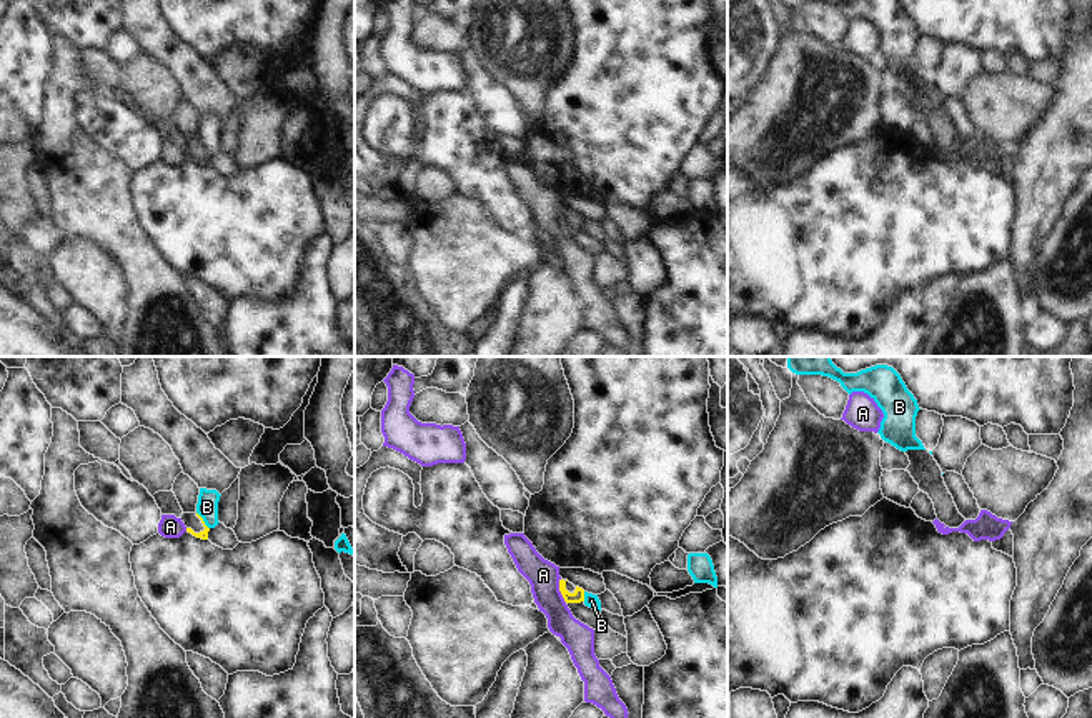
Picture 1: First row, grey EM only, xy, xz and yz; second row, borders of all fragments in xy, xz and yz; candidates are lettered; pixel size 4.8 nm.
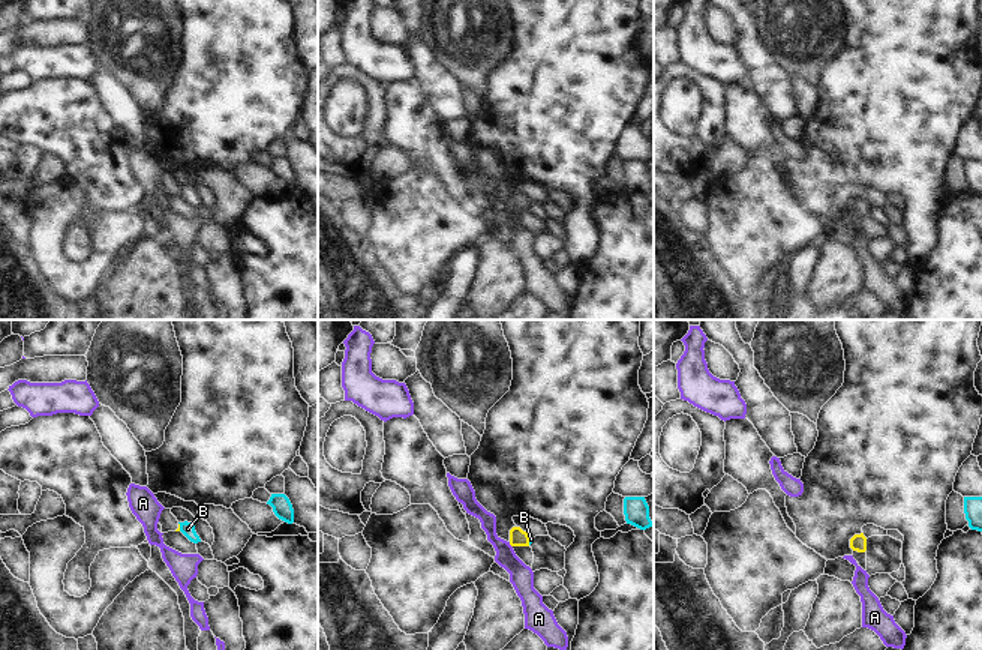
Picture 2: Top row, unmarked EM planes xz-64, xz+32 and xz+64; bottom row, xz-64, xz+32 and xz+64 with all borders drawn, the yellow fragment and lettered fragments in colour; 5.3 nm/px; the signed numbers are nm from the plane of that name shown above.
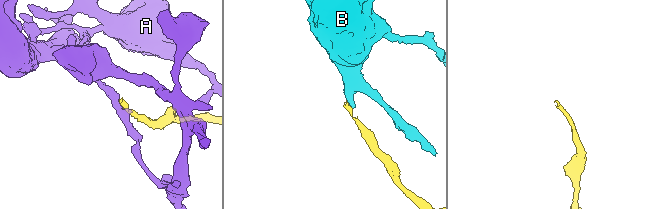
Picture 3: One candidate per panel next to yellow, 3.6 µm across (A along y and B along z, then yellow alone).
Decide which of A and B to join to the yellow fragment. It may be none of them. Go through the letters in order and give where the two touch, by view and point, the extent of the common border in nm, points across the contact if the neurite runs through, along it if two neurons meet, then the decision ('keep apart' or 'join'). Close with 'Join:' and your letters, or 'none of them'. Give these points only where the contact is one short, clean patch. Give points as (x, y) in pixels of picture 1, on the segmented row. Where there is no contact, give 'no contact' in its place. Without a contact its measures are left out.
A: contact xz (560, 590); length 120 nm; border xz (560, 578), (560, 593), (566, 602); keep apart
B: contact xy (202, 520); length 110 nm; border xy (197, 512), (208, 528); keep apart
Join: none of them

